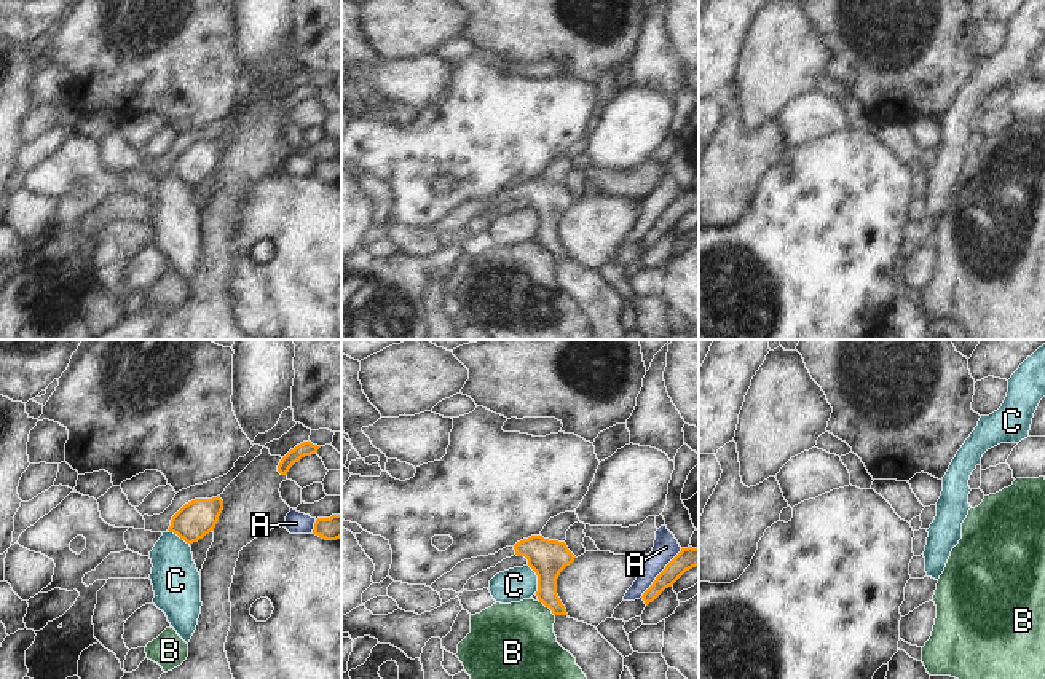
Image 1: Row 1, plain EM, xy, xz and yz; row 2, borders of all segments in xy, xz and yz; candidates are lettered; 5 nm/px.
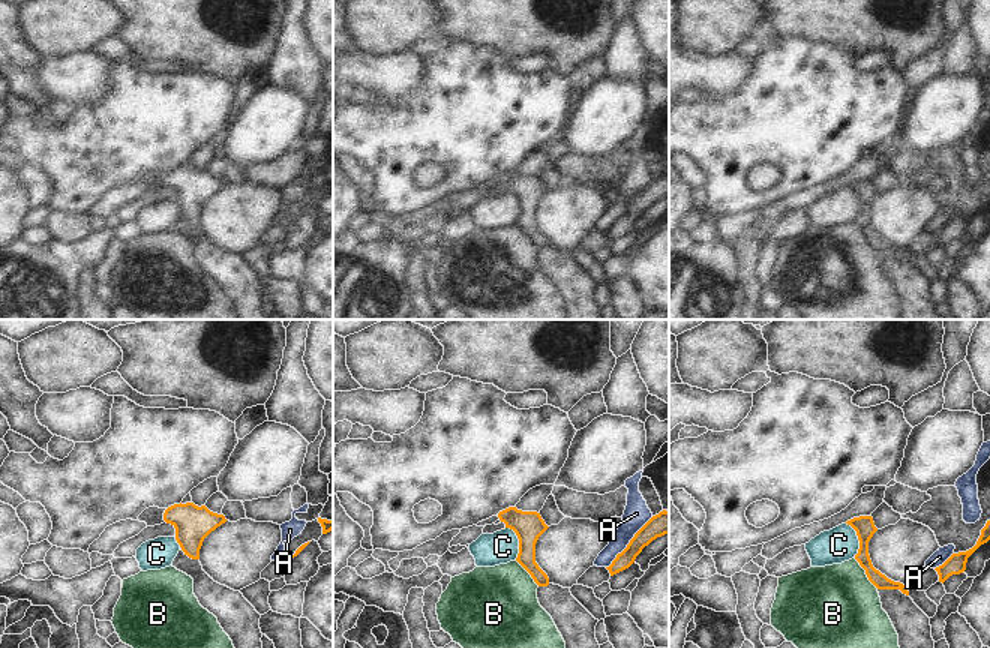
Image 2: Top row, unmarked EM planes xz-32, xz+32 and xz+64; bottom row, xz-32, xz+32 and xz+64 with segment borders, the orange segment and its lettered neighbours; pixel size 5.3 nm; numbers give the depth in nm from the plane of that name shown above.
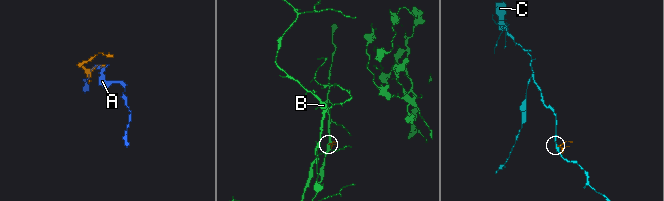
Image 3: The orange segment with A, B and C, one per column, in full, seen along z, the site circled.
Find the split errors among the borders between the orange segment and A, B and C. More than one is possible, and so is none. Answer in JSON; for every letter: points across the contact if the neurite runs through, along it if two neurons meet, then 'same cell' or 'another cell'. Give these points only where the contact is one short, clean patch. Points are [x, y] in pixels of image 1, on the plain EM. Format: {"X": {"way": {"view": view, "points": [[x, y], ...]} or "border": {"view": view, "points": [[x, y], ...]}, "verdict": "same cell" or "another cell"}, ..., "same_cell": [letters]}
{"A": {"verdict": "another cell"}, "B": {"verdict": "another cell"}, "C": {"border": {"view": "xz", "points": [[528, 208], [536, 219], [536, 235]]}, "verdict": "another cell"}, "same_cell": []}

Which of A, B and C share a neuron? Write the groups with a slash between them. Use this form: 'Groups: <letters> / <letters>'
Groups: A / B / C

